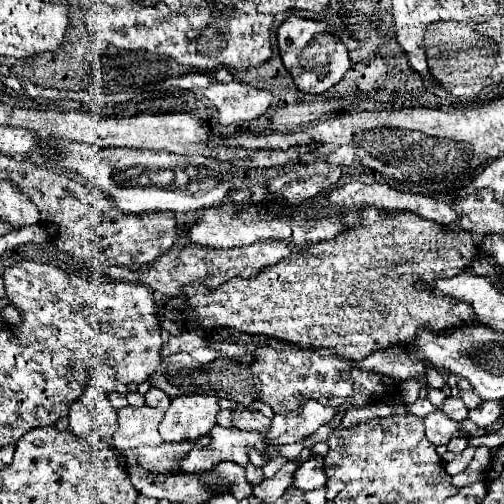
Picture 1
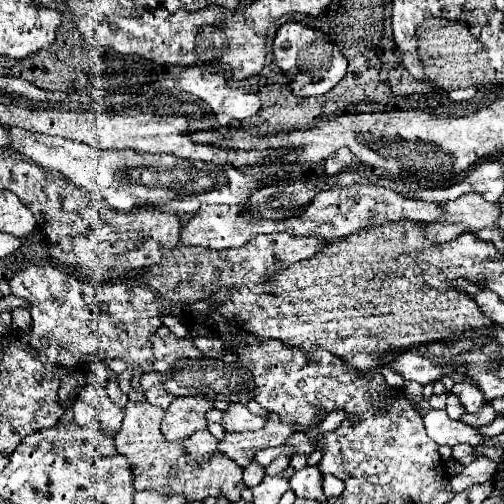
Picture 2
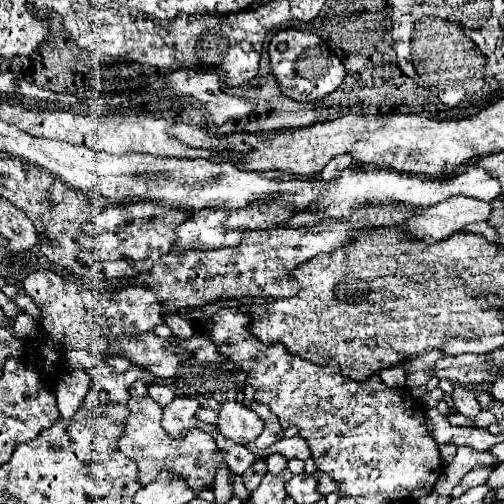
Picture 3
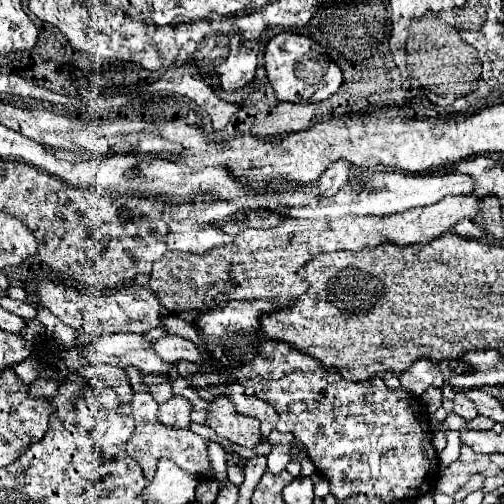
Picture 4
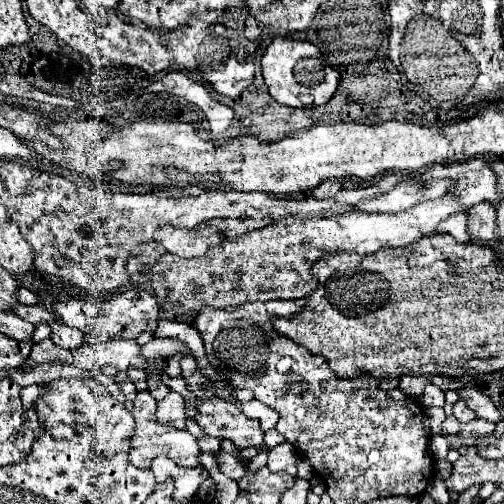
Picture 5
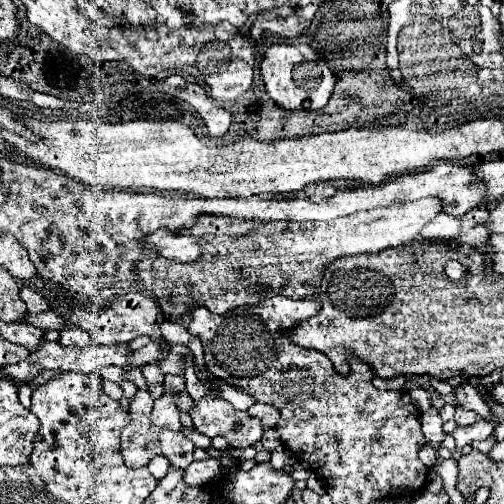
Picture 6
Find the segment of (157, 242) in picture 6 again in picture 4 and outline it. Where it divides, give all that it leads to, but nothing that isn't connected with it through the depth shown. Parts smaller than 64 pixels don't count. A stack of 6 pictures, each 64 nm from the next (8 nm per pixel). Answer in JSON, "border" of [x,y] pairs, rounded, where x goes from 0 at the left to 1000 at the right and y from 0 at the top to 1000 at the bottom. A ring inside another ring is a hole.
{"border":[[[341,440],[333,448],[337,464],[329,472],[329,484],[337,496],[357,500],[385,500],[405,504],[421,492],[437,492],[444,484],[460,484],[464,468],[440,460],[433,448],[417,440],[381,444],[381,440]]]}

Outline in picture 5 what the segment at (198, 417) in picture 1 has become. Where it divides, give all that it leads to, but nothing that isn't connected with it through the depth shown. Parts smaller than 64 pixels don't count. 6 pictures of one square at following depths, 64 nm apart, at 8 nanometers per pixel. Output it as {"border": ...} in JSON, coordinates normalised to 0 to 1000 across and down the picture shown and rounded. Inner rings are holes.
{"border":[[[333,778],[325,794],[313,798],[310,813],[310,833],[317,841],[333,841],[345,849],[365,849],[369,845],[369,817],[365,817],[365,790],[349,778]]]}

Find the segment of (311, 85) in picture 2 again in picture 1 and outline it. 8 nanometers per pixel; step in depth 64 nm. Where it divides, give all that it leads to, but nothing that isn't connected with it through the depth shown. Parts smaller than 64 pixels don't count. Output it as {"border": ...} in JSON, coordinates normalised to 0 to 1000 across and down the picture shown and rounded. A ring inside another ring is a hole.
{"border":[[[575,32],[552,56],[552,95],[567,139],[579,147],[587,171],[599,183],[639,187],[655,171],[671,167],[694,135],[694,111],[687,87],[663,71],[643,44]]]}

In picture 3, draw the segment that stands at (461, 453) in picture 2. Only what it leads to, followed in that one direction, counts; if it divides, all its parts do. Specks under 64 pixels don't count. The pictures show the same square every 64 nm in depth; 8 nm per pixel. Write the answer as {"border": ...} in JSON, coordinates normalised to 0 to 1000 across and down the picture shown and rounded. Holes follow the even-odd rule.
{"border":[[[909,889],[905,905],[901,905],[901,917],[881,933],[881,944],[873,944],[873,956],[865,956],[861,976],[869,984],[893,984],[897,968],[913,956],[913,948],[948,921],[984,925],[988,913],[976,909],[968,897],[944,897],[937,889]]]}

